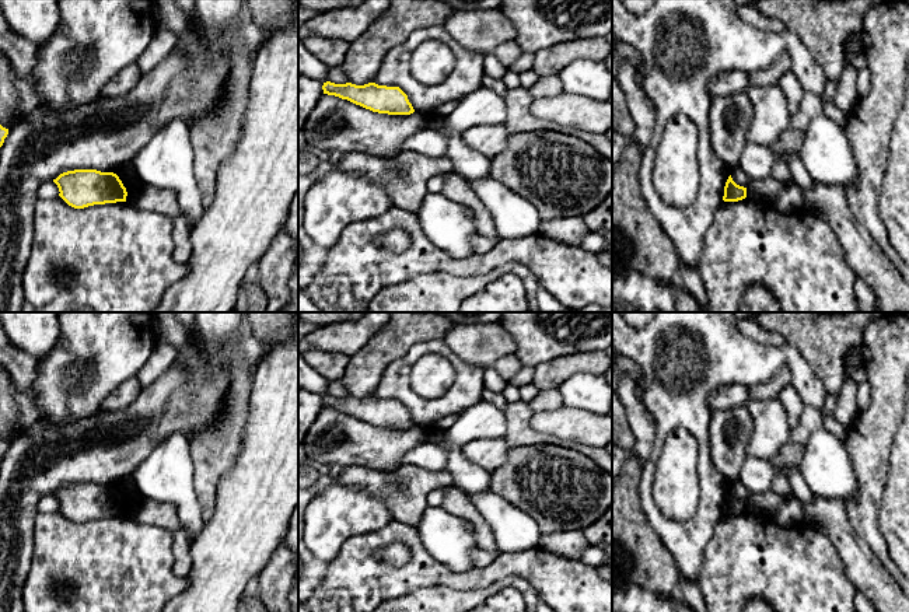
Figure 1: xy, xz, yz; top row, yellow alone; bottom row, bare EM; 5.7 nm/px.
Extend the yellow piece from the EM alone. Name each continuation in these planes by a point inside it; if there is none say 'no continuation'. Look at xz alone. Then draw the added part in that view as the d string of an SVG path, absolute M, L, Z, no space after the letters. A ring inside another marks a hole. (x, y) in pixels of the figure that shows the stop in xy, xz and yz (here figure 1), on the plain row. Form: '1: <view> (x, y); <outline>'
no continuation

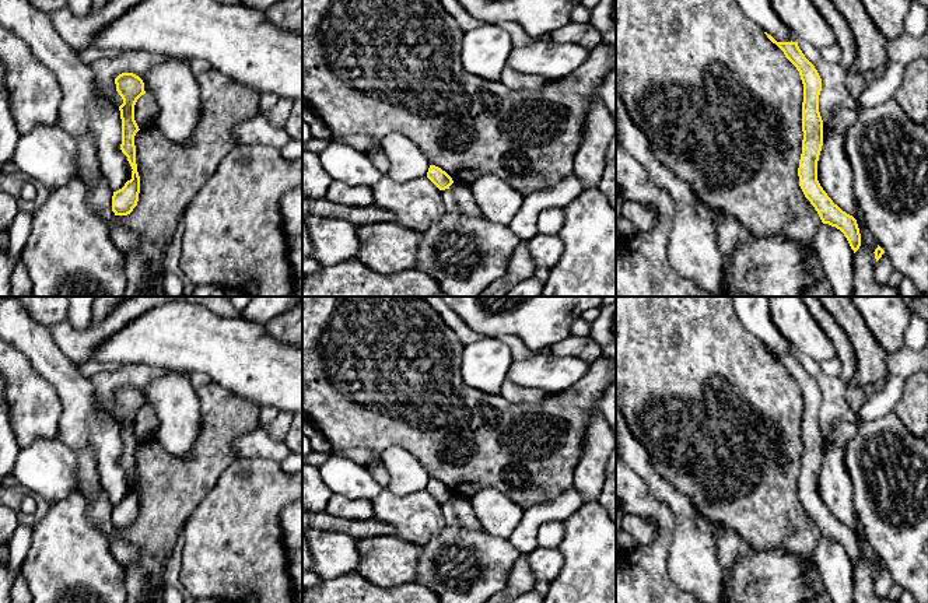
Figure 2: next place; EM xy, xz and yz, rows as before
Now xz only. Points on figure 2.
no continuation

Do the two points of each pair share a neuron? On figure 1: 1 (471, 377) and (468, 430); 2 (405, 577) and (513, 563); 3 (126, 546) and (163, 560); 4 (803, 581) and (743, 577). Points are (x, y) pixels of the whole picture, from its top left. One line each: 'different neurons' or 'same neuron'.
1: different neurons
2: same neuron
3: same neuron
4: same neuron

